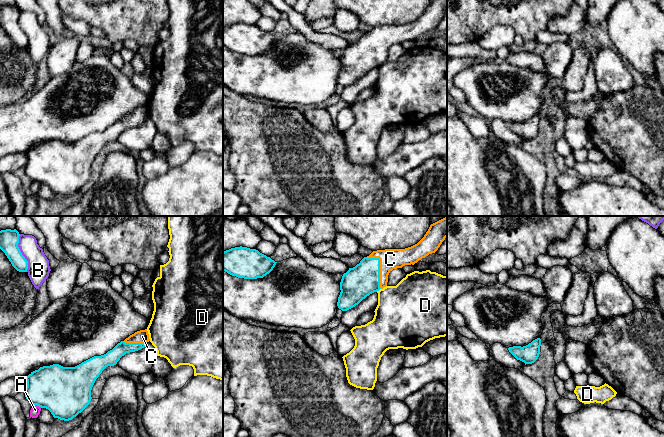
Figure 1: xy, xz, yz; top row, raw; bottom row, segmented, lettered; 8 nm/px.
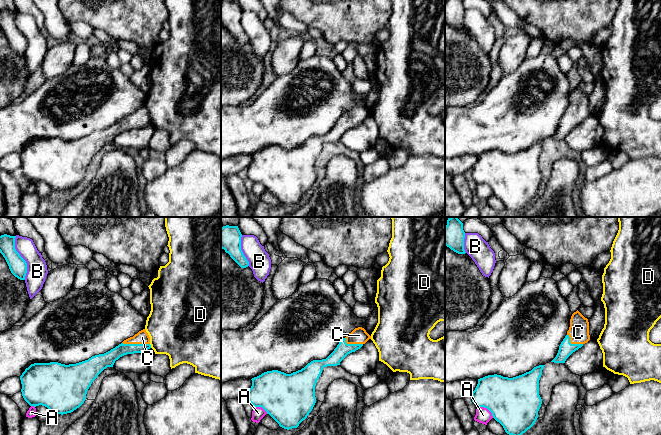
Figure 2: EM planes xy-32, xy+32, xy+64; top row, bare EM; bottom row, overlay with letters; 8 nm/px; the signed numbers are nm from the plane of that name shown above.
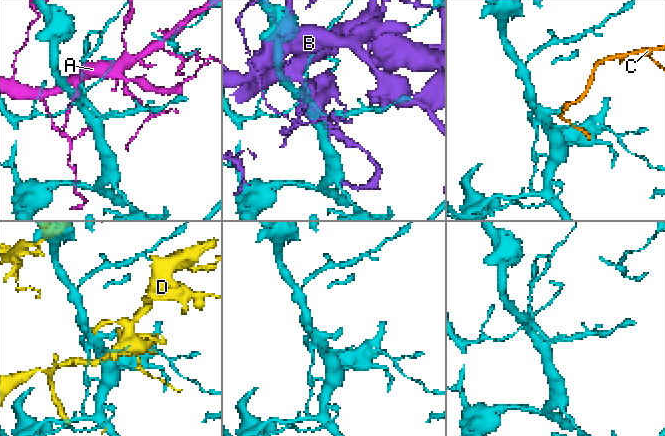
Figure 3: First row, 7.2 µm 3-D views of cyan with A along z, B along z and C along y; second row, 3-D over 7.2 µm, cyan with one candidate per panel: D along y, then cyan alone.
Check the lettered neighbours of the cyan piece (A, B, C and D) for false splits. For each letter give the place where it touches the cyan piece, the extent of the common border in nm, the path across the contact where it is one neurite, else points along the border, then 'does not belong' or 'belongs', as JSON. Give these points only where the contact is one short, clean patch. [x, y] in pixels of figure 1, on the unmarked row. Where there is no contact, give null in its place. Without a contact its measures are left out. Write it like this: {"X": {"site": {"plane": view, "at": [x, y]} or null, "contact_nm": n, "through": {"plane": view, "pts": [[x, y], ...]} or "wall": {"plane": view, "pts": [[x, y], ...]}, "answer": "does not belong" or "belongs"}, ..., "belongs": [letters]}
{"A": {"site": {"plane": "xy", "at": [37, 181]}, "contact_nm": 70, "answer": "does not belong"}, "B": {"site": {"plane": "xy", "at": [21, 29]}, "contact_nm": 320, "answer": "does not belong"}, "C": {"site": {"plane": "xz", "at": [379, 43]}, "contact_nm": 280, "answer": "belongs"}, "D": {"site": {"plane": "xz", "at": [378, 66]}, "contact_nm": 50, "answer": "does not belong"}, "belongs": ["C"]}

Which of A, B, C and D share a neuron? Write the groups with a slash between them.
A / B / C / D

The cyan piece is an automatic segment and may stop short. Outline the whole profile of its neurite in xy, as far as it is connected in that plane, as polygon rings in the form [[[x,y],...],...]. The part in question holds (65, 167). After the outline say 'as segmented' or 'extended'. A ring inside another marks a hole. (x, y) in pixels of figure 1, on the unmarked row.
[[[147,105],[140,106],[106,130],[75,143],[59,140],[40,143],[25,153],[25,173],[33,182],[48,185],[54,194],[72,196],[90,180],[92,163],[102,147],[116,141],[126,129],[144,124],[149,117]]]; extended

